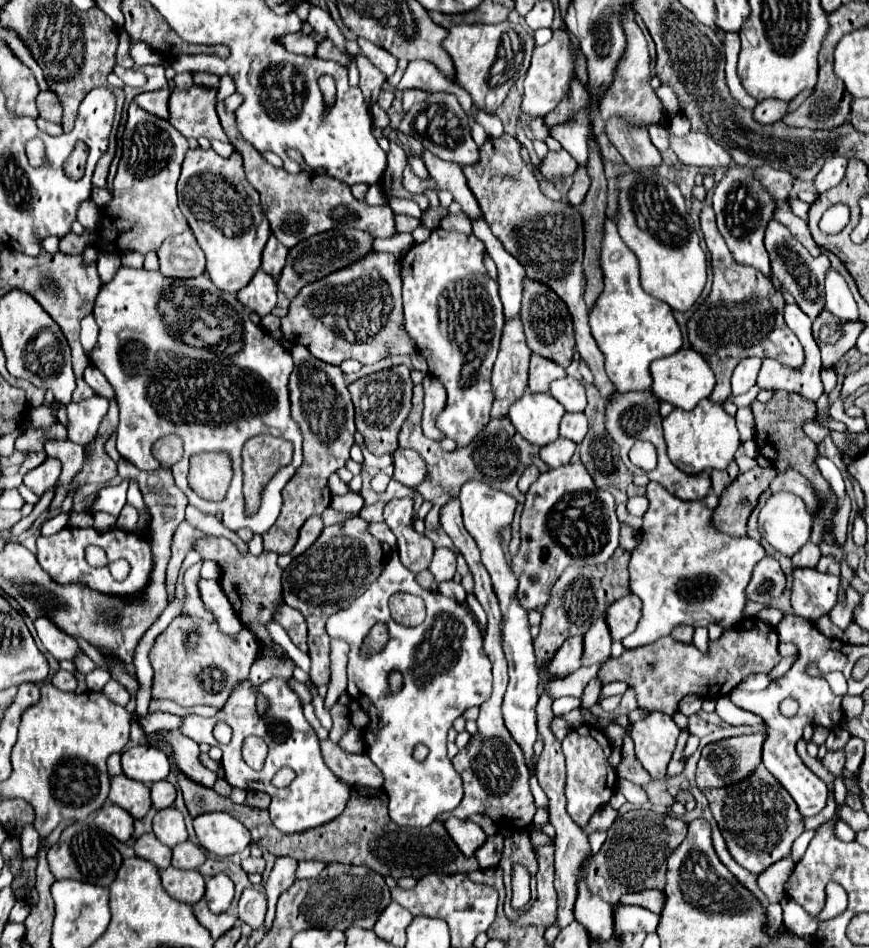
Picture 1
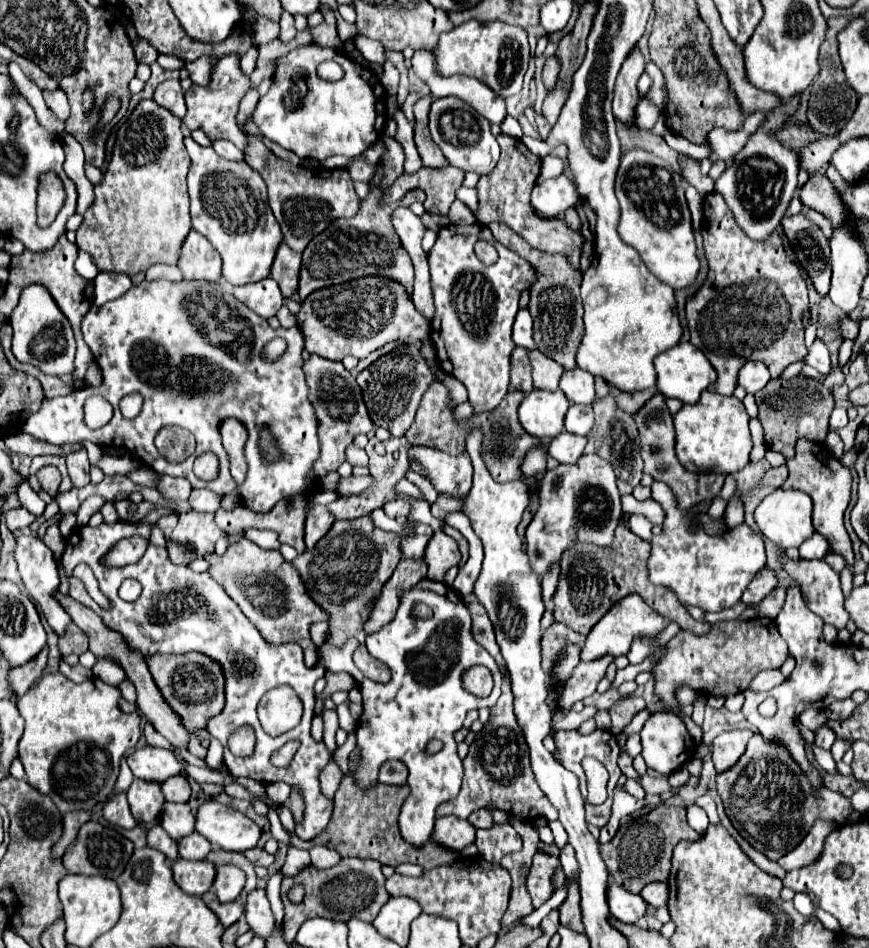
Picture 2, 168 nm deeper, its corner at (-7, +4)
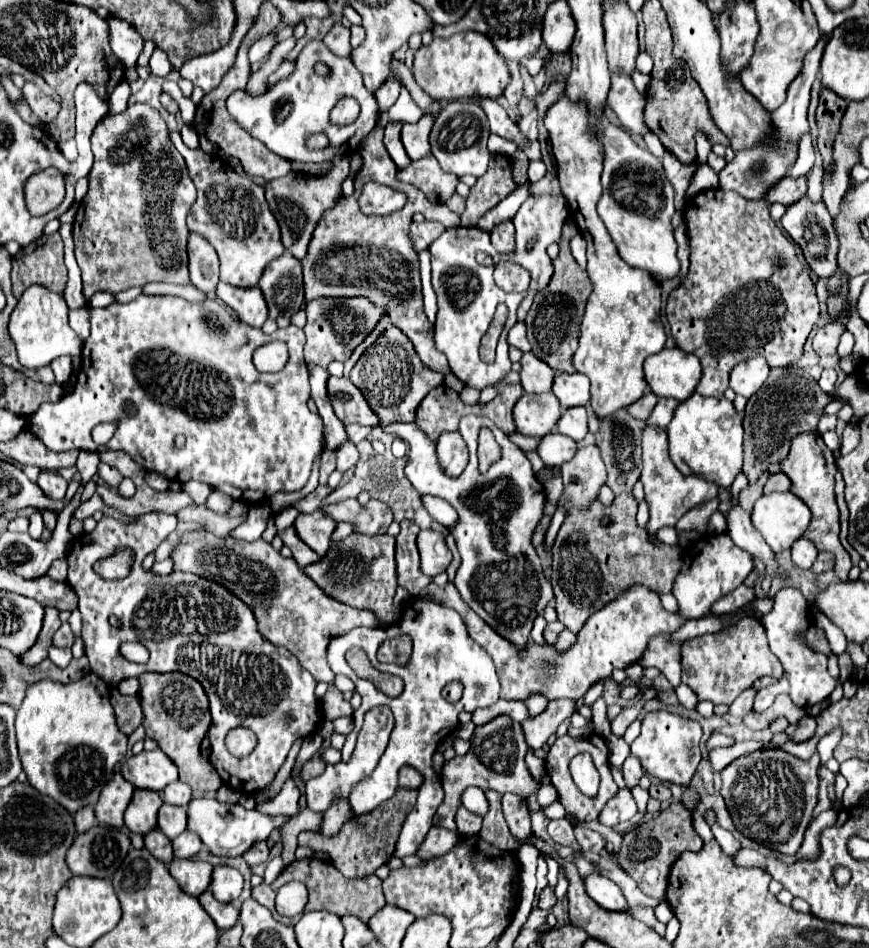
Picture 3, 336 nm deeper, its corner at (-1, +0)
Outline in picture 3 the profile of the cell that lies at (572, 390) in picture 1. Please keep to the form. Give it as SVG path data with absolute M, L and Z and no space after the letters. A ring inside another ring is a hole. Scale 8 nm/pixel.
M558 373L554 377L552 393L558 397L562 409L568 409L578 405L588 405L588 399L590 399L588 387L590 387L590 381L582 373L572 373L572 375Z

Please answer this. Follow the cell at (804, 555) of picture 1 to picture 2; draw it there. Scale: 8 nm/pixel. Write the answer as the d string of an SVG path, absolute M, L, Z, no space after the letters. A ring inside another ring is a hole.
M814 533L808 541L800 545L802 559L824 559L828 551L830 551L830 545L828 541L824 541L824 537L820 537L820 533Z

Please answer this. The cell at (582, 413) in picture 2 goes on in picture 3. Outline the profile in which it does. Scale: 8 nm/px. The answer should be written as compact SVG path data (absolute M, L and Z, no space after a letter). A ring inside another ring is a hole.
M572 407L572 409L566 409L558 421L558 431L572 437L574 441L580 441L584 437L580 435L586 435L588 433L588 427L586 427L586 407Z

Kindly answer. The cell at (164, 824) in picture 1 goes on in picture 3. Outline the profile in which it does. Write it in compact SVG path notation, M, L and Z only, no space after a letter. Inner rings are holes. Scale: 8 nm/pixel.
M162 805L158 813L158 829L166 833L166 837L174 839L182 831L186 831L186 809L174 805Z

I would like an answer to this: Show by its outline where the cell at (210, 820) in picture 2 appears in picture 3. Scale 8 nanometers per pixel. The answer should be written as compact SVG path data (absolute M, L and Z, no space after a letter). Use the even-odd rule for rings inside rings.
M192 799L188 805L188 829L198 833L202 843L210 849L212 855L218 857L238 857L244 855L250 845L258 839L266 839L270 831L280 829L290 817L288 815L276 815L274 819L268 817L266 813L260 813L256 809L244 809L242 805L232 805L232 803L220 803L216 799Z

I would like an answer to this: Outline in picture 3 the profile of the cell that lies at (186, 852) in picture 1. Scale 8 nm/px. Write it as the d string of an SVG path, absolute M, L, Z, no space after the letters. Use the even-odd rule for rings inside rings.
M184 831L172 843L174 843L174 855L178 859L190 859L190 857L194 857L202 849L200 837L196 833L192 833L192 831Z

